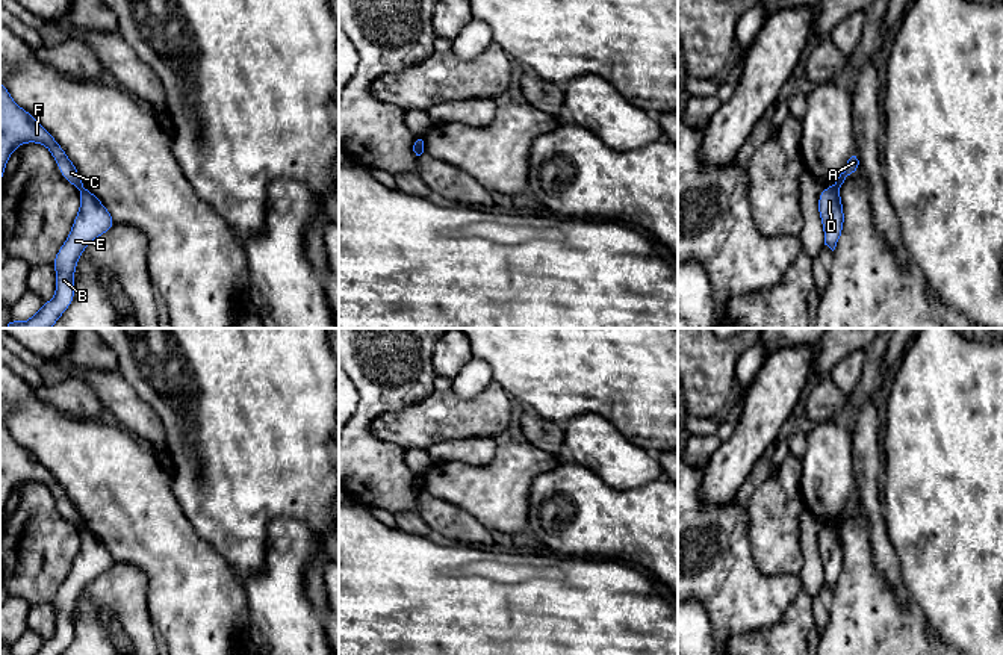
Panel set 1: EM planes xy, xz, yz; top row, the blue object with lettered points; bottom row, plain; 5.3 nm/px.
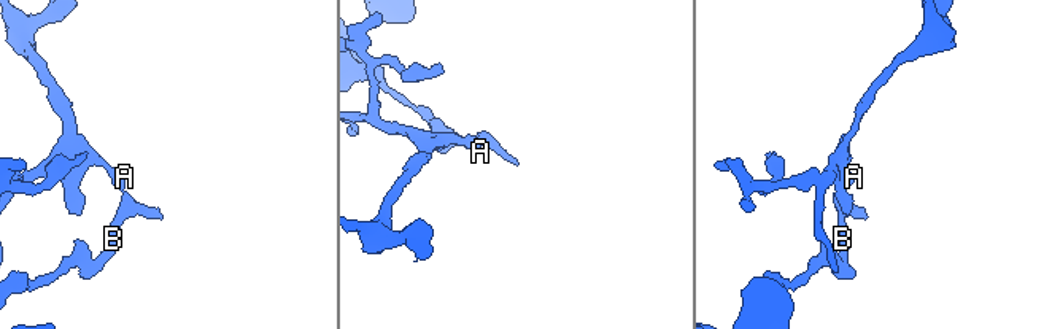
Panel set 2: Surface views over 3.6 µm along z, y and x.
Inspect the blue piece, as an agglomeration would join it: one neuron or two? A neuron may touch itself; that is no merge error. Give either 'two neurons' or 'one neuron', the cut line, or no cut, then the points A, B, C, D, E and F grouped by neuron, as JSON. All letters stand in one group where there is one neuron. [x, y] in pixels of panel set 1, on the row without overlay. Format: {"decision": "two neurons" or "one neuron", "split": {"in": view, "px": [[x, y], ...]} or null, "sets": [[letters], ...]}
{"decision": "two neurons", "split": {"in": "xy", "px": [[83, 525], [79, 528]]}, "sets": [["A", "C", "F"], ["B", "D", "E"]]}

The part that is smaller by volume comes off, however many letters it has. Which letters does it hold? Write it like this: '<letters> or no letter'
A, C, F

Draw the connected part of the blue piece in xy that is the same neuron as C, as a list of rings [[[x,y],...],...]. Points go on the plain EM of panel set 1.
[[[0,421],[0,522],[12,490],[24,481],[45,484],[59,504],[61,514],[77,528],[83,526],[77,507],[57,480],[27,449],[12,439],[6,425]]]

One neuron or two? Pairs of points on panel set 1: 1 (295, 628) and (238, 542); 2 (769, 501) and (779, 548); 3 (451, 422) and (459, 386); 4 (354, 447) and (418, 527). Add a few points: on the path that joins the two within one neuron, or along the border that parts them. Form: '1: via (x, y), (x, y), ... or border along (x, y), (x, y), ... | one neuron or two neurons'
1: border along (268, 537), (263, 568), (242, 586) | two neurons
2: via (773, 513), (775, 536) | one neuron
3: border along (453, 389), (459, 395) | two neurons
4: border along (413, 507), (395, 515) | two neurons

